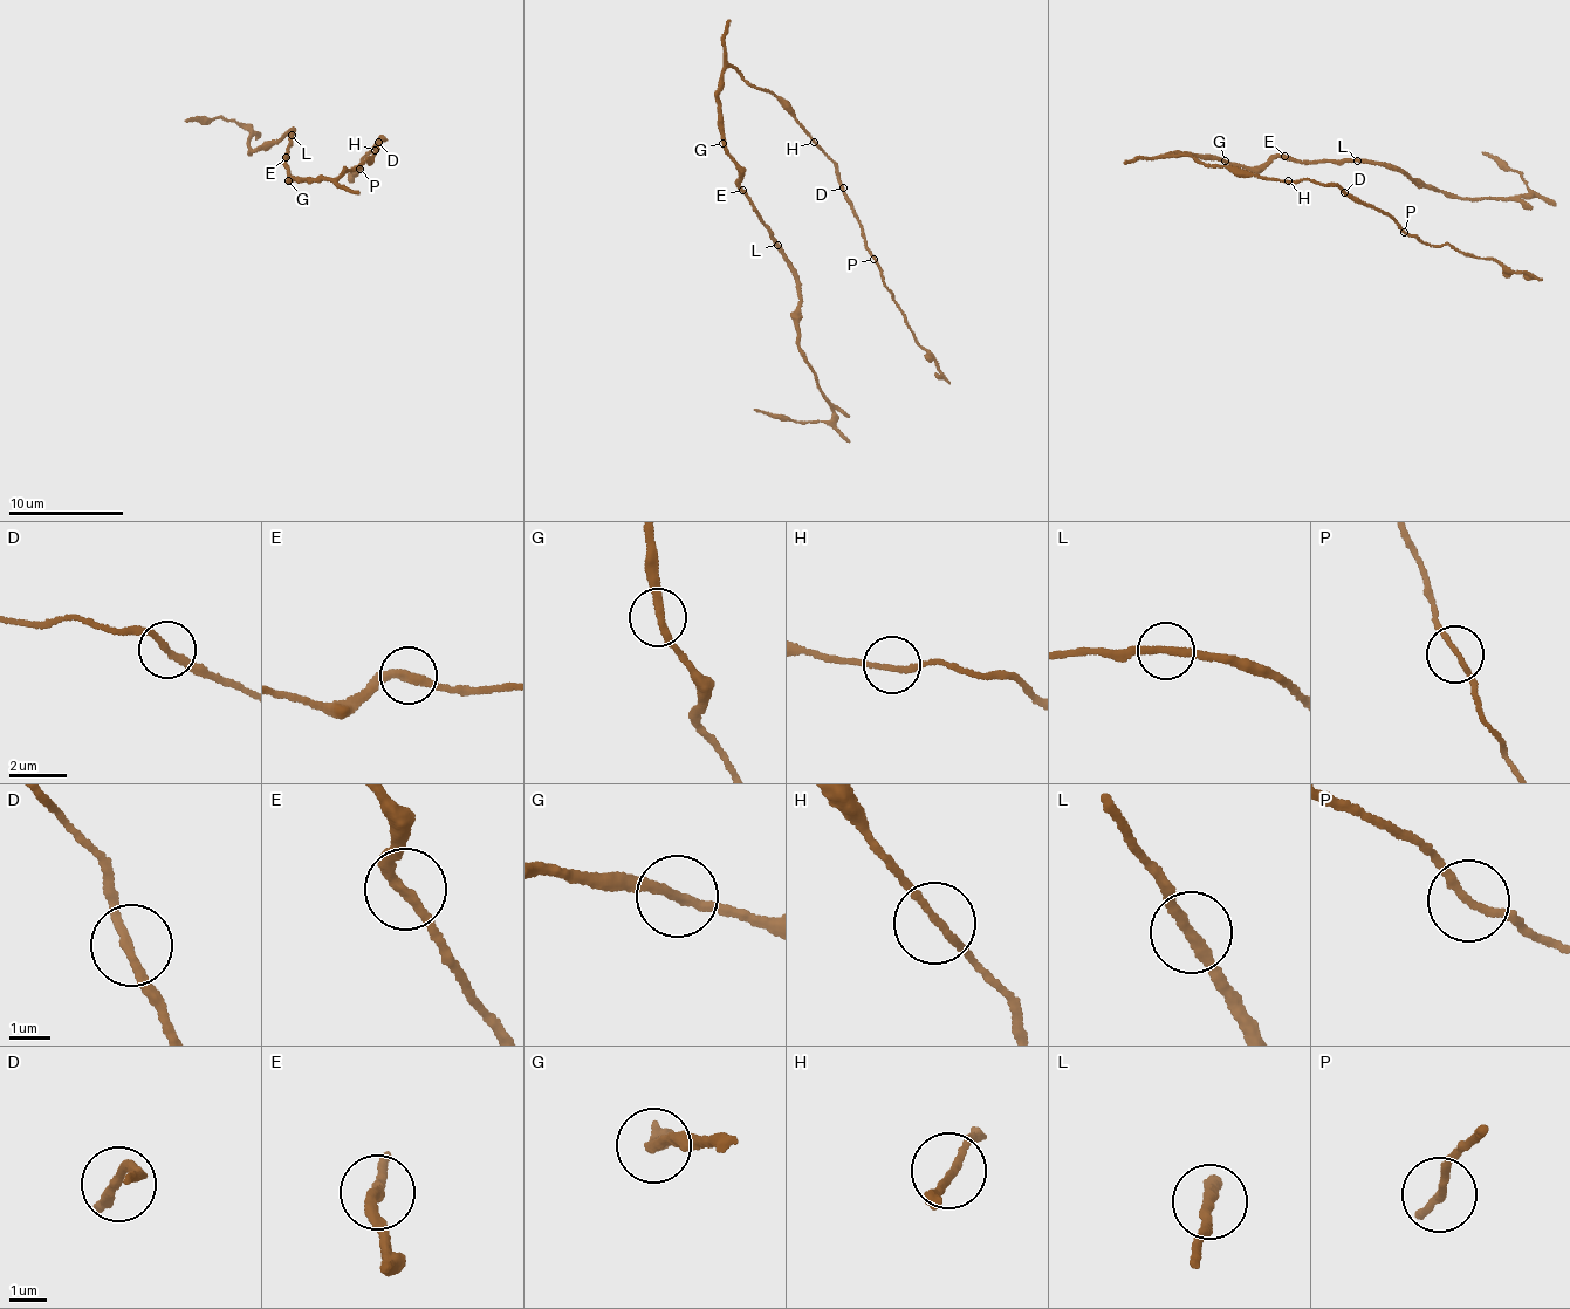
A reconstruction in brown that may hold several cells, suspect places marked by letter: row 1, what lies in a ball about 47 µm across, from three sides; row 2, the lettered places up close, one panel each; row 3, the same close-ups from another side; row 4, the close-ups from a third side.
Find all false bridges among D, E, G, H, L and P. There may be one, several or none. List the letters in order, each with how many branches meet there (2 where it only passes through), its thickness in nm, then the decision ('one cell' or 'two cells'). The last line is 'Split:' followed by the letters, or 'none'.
D: 2 | 220 nm | one cell
E: 2 | 240 nm | one cell
G: 2 | 240 nm | one cell
H: 2 | 160 nm | one cell
L: 2 | 240 nm | two cells
P: 2 | 170 nm | two cells
Split: L, P

